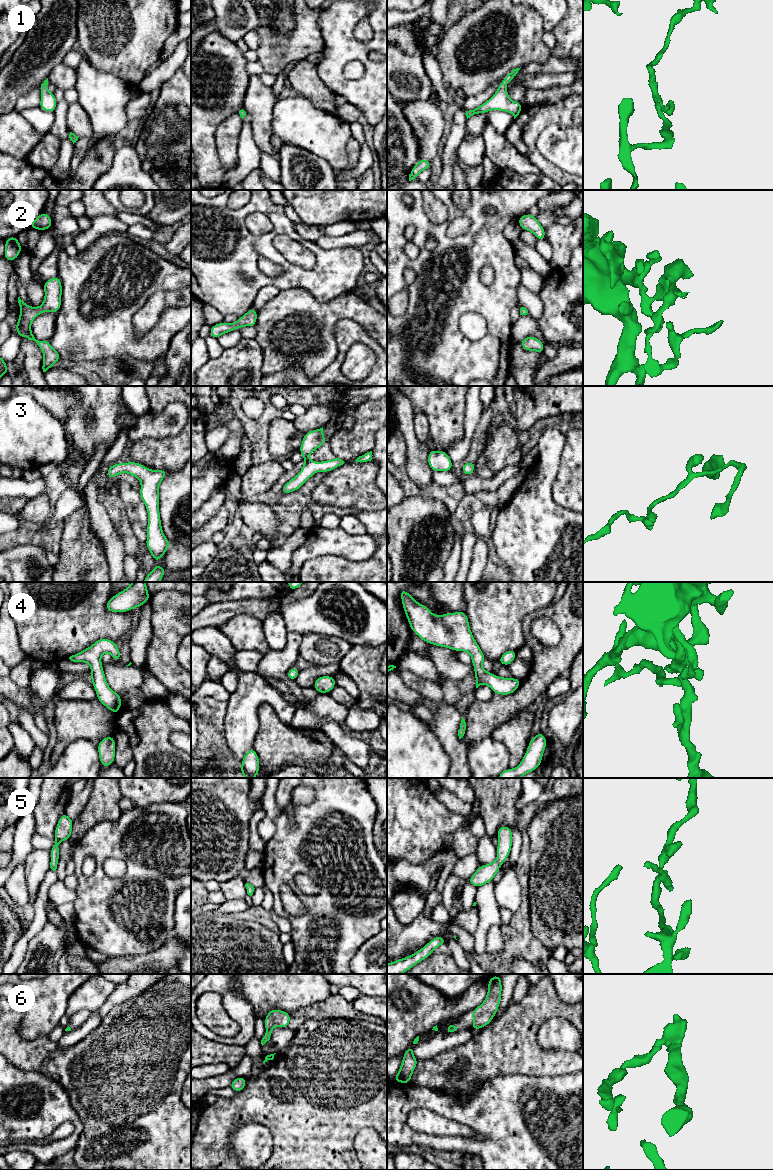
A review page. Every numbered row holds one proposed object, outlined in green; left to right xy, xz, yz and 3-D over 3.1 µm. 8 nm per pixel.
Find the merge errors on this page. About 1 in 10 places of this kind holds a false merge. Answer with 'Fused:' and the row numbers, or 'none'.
Fused: none

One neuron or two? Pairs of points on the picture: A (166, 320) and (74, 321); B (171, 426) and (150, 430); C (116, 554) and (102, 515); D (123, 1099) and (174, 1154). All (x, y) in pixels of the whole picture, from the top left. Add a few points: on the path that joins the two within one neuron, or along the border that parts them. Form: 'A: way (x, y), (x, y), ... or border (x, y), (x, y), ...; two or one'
A: way (148, 344), (131, 345), (98, 326); one
B: way (166, 426), (155, 426); one
C: way (114, 544), (102, 525); one
D: way (133, 1113), (160, 1140); one

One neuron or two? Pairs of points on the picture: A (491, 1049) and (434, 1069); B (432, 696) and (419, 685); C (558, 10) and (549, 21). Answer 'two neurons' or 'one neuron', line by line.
A: one neuron
B: one neuron
C: one neuron

